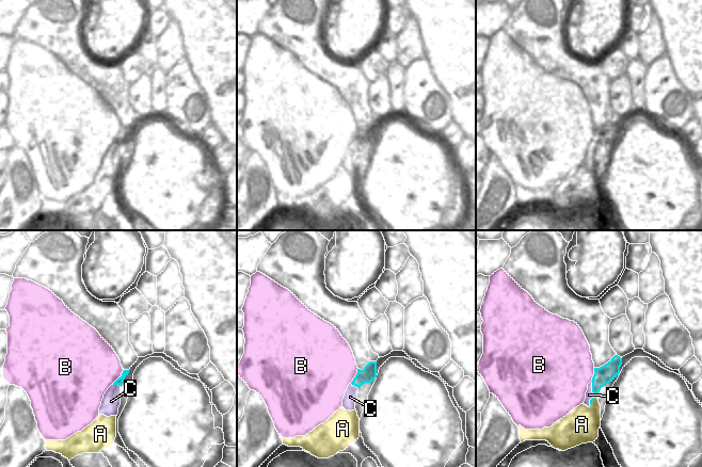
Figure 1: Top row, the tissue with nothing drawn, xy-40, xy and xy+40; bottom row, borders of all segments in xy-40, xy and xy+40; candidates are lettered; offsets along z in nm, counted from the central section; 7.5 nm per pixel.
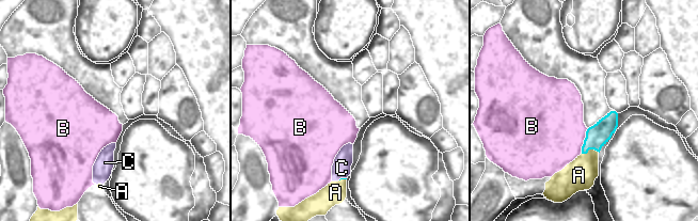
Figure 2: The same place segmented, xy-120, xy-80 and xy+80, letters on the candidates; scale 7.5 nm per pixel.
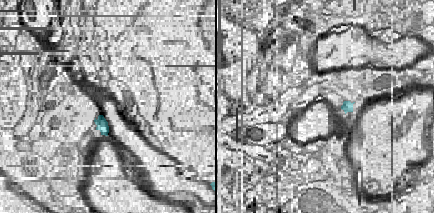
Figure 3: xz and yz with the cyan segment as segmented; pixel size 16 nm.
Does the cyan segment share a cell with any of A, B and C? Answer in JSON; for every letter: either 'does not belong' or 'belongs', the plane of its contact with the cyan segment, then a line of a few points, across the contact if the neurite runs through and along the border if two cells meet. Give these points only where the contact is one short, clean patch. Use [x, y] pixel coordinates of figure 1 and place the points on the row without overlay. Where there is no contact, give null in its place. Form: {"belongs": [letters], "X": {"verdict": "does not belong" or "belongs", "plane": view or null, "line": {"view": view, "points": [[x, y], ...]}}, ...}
{"belongs": ["C"], "A": {"verdict": "does not belong", "plane": "xy+40"}, "B": {"verdict": "does not belong", "plane": "xy-40", "line": {"view": "xy-40", "points": [[124, 131], [112, 144]]}}, "C": {"verdict": "belongs", "plane": "xy+40", "line": {"view": "xy+40", "points": [[604, 135], [592, 153], [589, 156]]}}}

